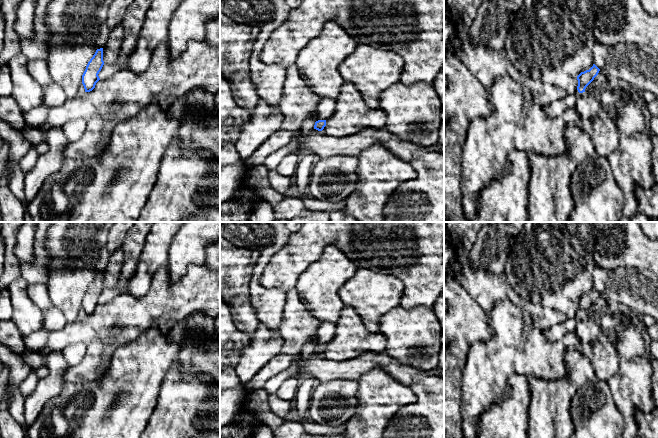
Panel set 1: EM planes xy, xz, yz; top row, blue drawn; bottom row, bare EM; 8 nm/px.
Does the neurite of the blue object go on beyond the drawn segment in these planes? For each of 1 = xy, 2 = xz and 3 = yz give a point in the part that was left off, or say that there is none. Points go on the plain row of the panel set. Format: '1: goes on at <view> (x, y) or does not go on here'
1: does not go on here
2: does not go on here
3: does not go on here

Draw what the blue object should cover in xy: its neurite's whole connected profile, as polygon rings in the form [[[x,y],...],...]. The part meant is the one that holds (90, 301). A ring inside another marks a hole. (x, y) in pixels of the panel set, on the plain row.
[[[100,272],[96,274],[82,299],[82,308],[84,310],[85,316],[90,316],[95,312],[96,307],[100,304],[98,298],[103,289],[103,272]]]

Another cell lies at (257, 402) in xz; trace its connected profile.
[[[260,388],[252,391],[247,400],[247,406],[262,420],[264,425],[274,428],[279,426],[284,419],[271,411],[268,403],[268,395],[266,388]]]

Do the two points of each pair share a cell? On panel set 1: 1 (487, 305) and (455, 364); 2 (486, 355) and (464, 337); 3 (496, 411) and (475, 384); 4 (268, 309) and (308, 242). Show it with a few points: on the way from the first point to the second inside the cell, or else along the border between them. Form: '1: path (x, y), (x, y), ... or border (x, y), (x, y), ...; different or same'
1: border (468, 292), (486, 311); different
2: border (492, 332), (489, 338), (471, 344), (465, 366); different
3: border (508, 388), (508, 392), (481, 415), (478, 424); different
4: border (260, 275), (261, 285), (281, 288), (285, 292); different

